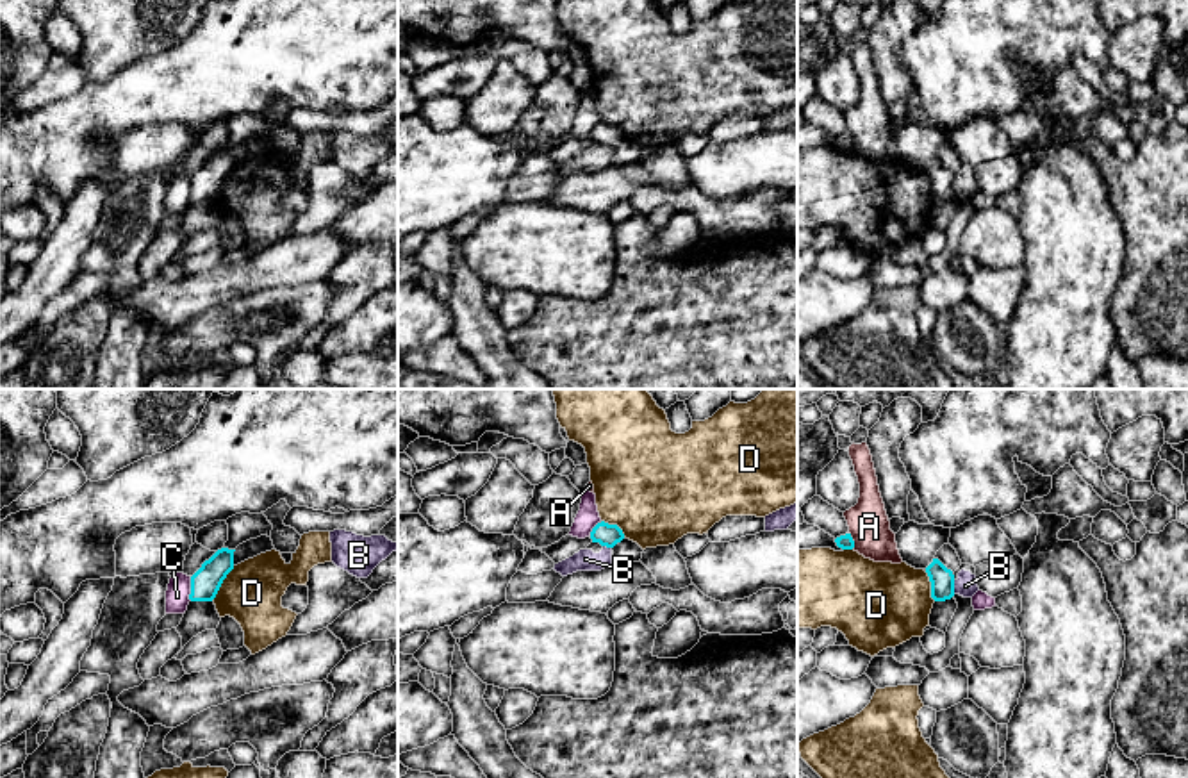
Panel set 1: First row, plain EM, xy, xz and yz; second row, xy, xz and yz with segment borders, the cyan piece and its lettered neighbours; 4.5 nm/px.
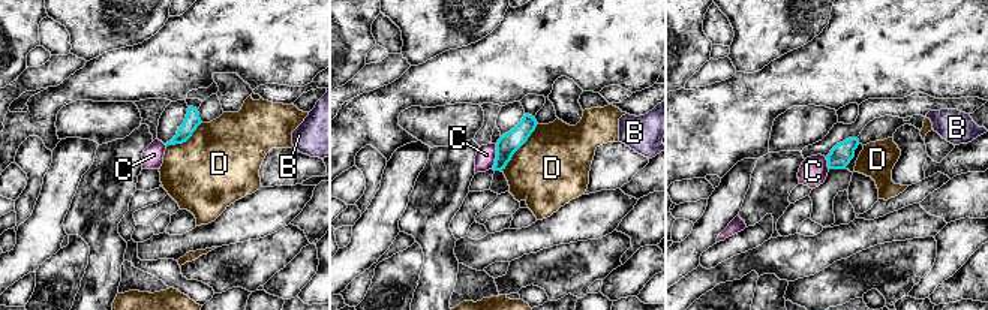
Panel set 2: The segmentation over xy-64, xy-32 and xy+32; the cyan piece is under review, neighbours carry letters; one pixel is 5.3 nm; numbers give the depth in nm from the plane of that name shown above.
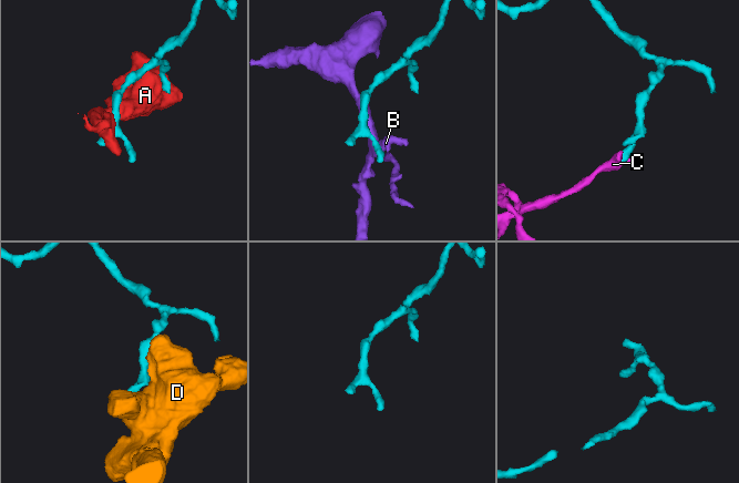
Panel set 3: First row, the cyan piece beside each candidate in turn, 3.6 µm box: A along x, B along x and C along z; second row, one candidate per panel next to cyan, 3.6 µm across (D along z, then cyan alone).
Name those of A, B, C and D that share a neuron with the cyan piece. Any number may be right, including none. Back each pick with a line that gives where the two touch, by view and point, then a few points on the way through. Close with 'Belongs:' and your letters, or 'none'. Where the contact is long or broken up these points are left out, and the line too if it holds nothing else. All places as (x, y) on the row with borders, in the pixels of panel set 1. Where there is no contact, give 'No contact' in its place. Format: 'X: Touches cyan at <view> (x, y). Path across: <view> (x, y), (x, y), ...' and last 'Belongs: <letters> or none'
Belongs: none

